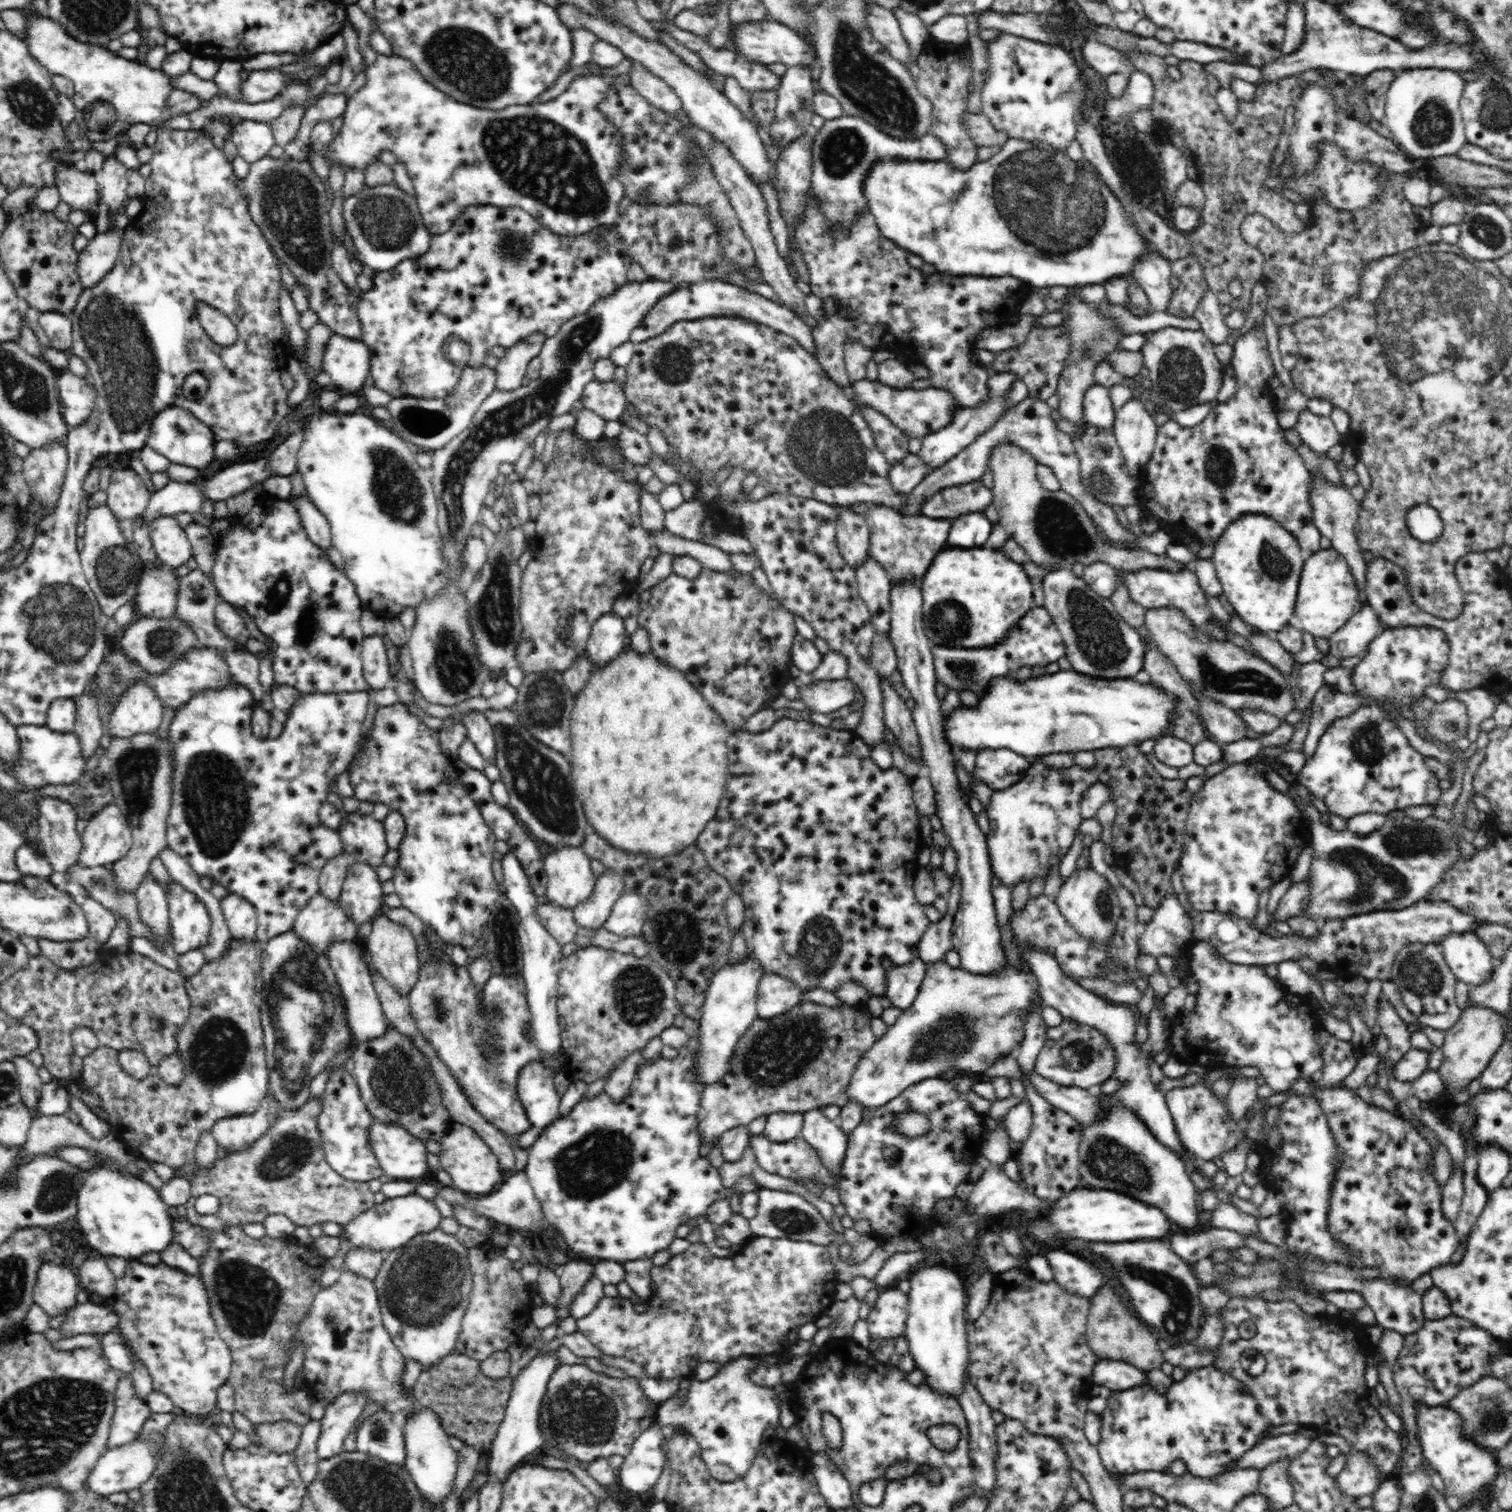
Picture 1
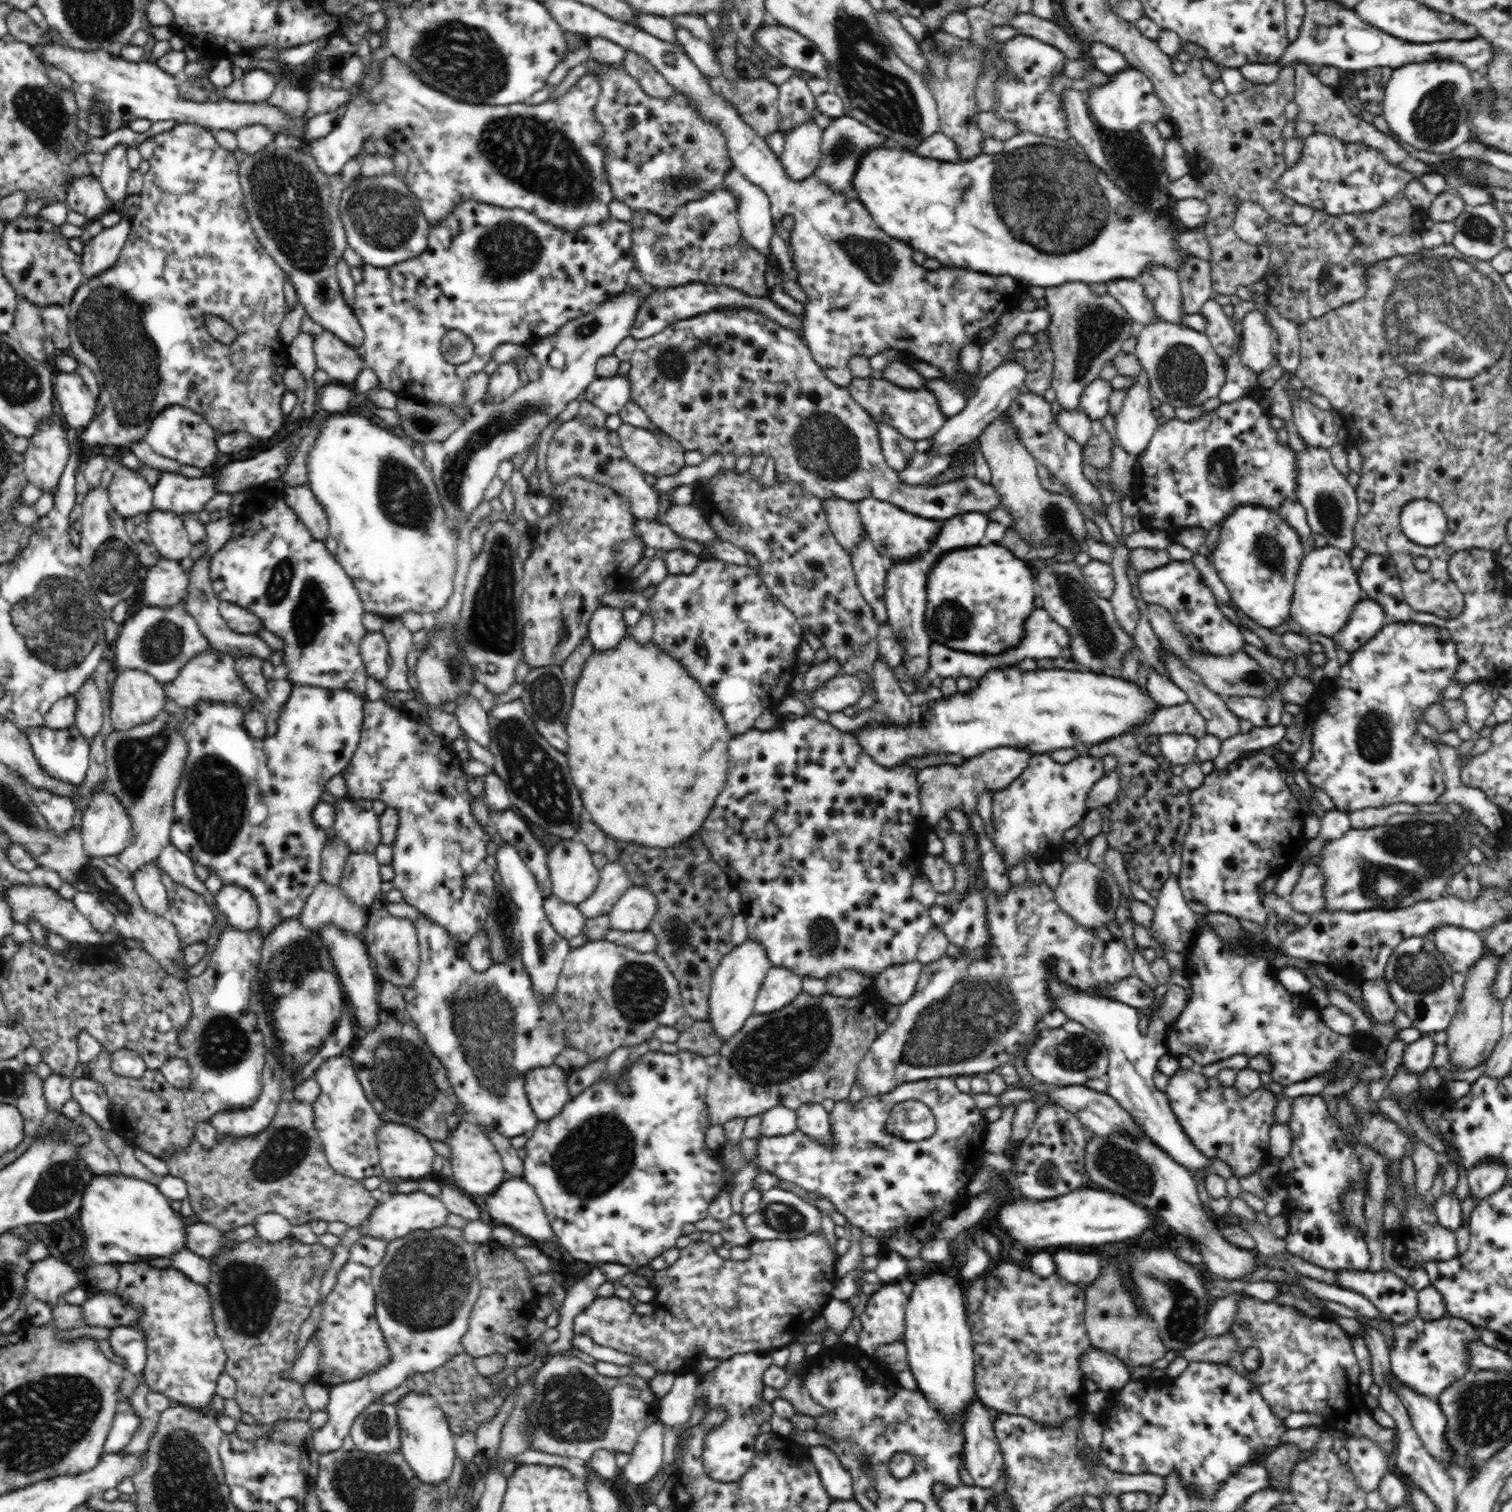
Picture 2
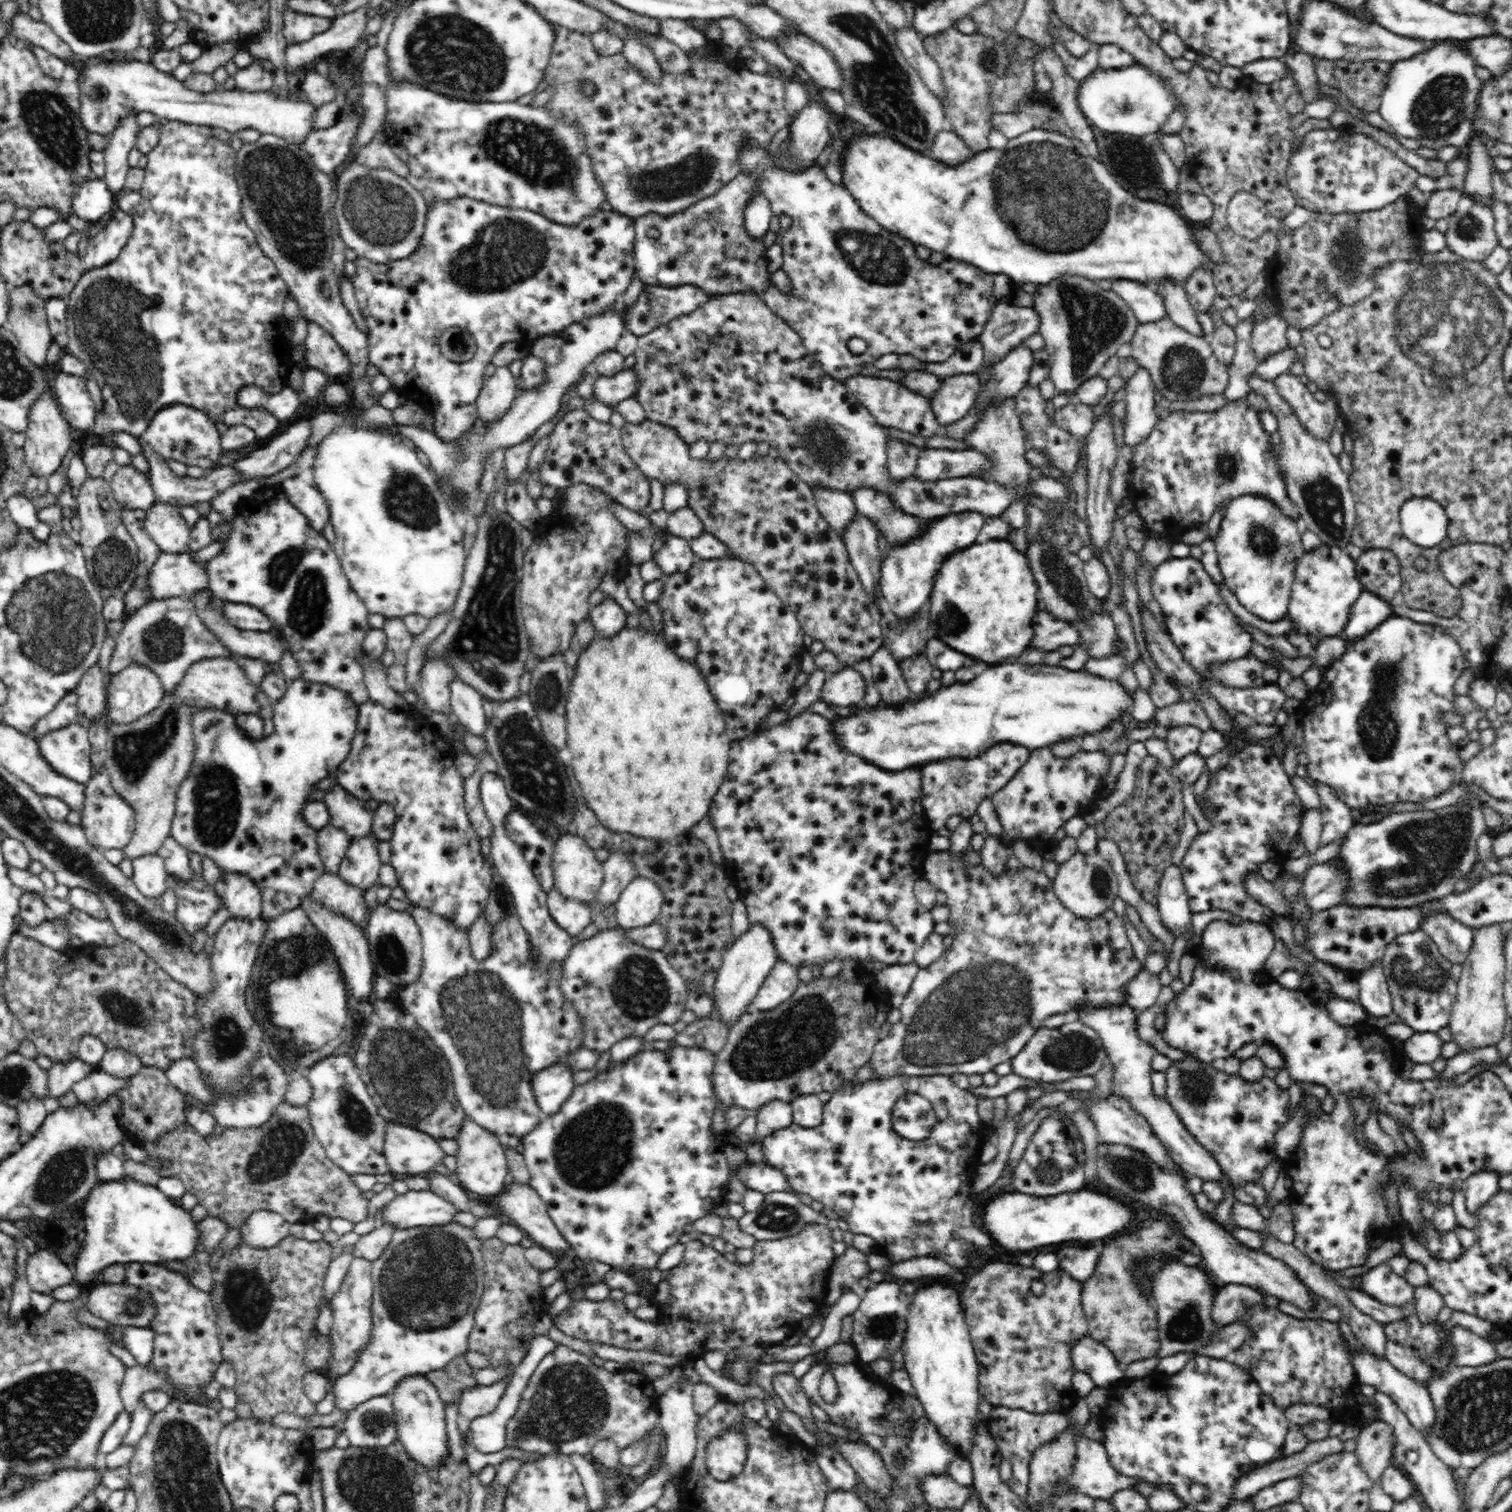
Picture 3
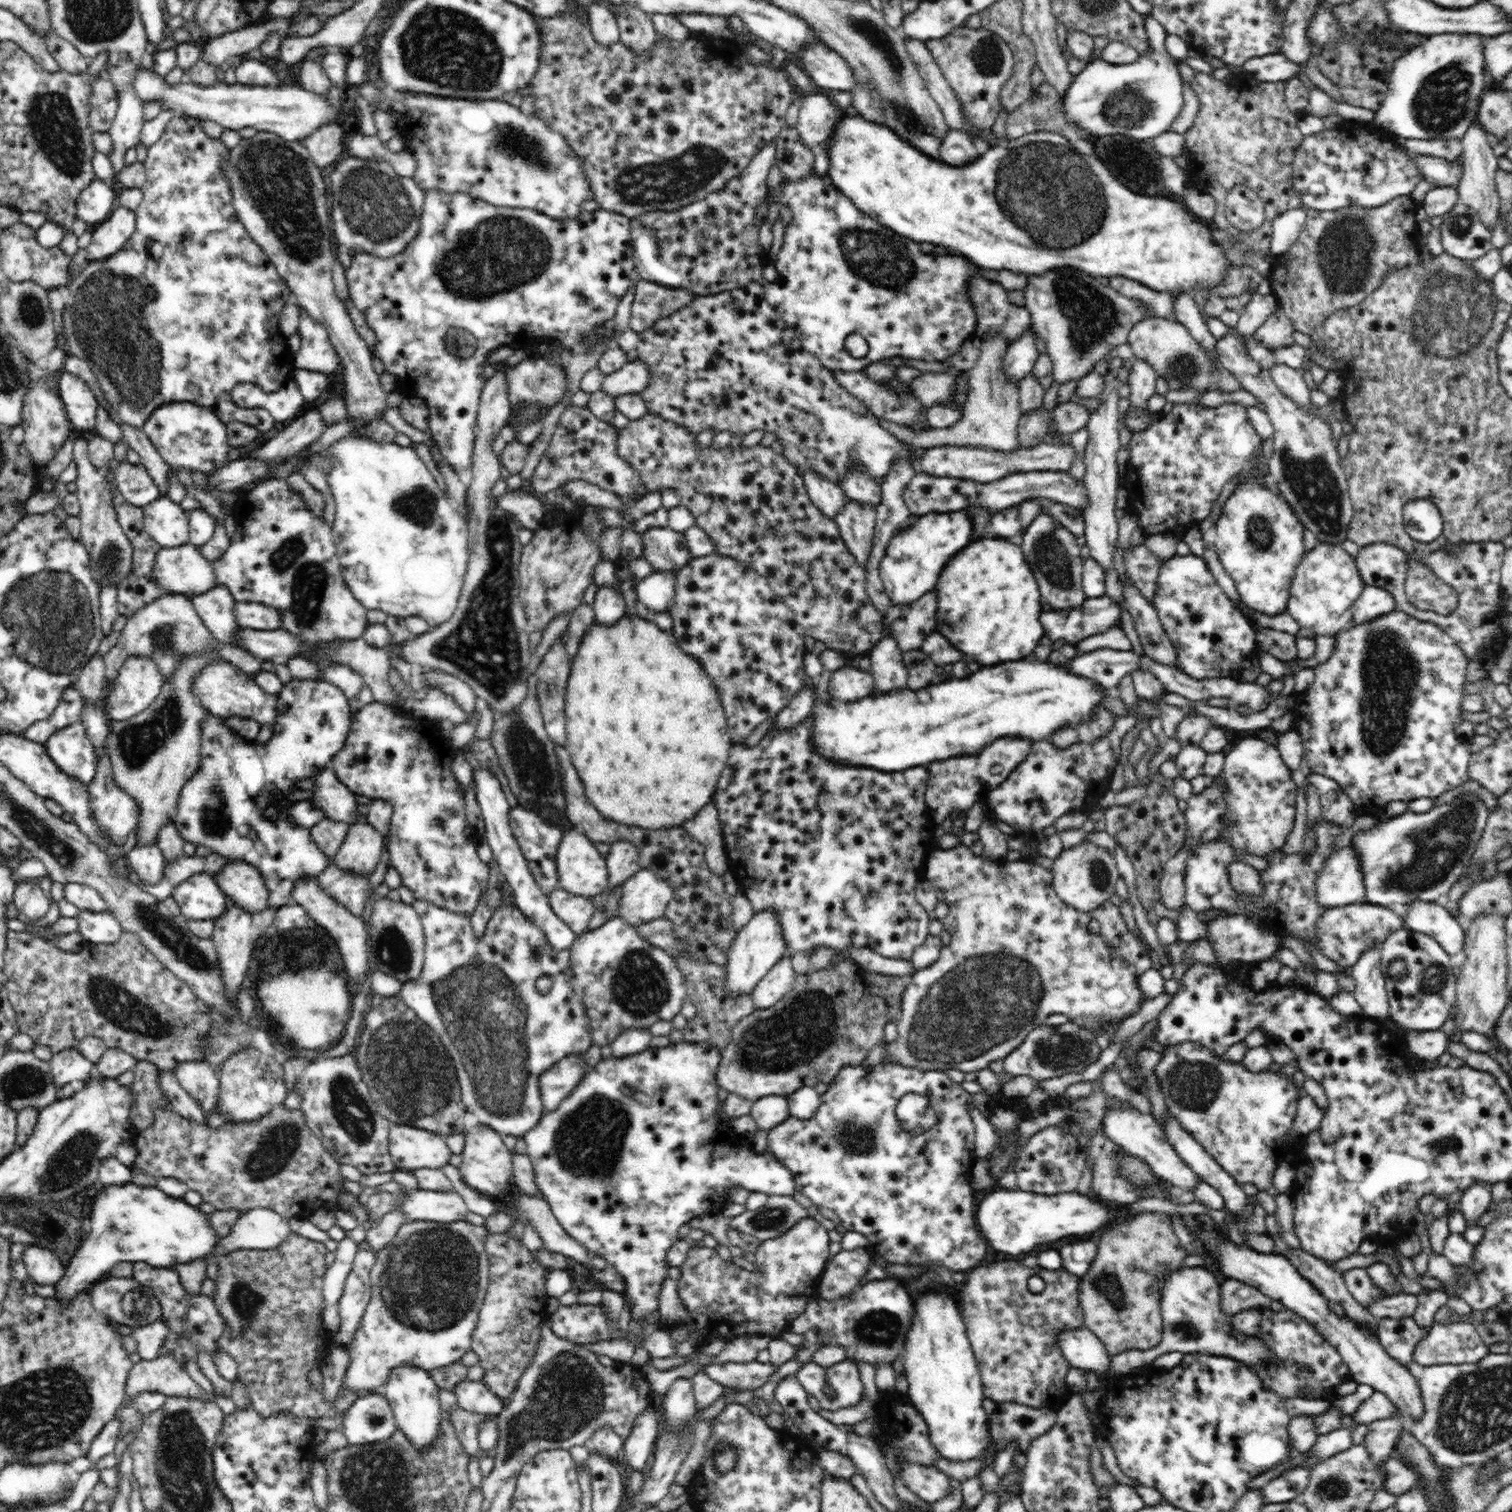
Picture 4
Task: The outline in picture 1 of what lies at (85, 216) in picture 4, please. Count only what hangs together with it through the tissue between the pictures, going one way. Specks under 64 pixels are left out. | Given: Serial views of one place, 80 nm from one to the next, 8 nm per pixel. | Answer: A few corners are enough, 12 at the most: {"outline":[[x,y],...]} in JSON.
{"outline":[[62,162],[56,188],[73,210],[96,214],[97,175]]}

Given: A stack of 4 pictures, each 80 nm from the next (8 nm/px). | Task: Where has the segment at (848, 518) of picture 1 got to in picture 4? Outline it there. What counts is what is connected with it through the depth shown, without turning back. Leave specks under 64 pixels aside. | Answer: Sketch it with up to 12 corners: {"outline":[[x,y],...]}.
{"outline":[[798,470],[812,502],[830,521],[848,502],[844,489]]}

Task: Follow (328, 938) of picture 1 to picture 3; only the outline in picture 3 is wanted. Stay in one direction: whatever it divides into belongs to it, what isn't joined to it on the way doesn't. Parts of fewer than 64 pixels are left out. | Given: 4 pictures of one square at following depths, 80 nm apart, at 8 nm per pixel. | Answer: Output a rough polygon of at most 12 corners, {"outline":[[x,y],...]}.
{"outline":[[324,872],[311,896],[354,924],[366,923],[364,890]]}

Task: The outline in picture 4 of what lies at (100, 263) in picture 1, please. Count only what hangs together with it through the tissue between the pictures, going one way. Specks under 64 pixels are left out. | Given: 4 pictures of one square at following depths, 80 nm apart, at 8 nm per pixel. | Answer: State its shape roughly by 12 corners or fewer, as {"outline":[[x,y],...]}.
{"outline":[[117,204],[94,227],[86,259],[116,254],[131,237],[135,211]]}

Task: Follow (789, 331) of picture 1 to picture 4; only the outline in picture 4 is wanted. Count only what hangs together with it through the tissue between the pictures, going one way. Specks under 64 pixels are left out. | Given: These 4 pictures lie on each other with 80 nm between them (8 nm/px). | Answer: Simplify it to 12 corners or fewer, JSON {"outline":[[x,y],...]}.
{"outline":[[634,277],[629,328],[641,333],[696,295]]}

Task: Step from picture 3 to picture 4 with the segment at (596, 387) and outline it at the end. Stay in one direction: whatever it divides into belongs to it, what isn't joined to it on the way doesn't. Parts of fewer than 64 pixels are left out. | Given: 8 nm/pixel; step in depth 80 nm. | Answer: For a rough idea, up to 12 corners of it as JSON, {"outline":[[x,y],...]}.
{"outline":[[636,358],[606,375],[600,389],[616,399],[641,393],[650,379]]}

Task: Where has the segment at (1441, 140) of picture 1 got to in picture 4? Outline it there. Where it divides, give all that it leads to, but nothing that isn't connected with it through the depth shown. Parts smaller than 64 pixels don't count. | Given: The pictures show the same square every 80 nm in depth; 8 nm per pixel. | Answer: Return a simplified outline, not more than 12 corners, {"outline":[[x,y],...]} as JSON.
{"outline":[[1434,34],[1394,62],[1375,123],[1461,140],[1488,66],[1481,34]]}

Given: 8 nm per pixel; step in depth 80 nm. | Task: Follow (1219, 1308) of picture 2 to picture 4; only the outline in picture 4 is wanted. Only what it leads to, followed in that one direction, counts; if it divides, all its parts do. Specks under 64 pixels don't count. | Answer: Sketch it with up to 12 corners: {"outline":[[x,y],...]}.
{"outline":[[1242,1280],[1221,1285],[1221,1311],[1232,1317],[1273,1301]]}

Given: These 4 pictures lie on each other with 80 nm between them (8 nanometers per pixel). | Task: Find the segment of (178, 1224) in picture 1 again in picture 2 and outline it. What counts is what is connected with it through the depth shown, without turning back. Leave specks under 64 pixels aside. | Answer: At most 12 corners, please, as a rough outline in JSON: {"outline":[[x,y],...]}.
{"outline":[[205,1222],[188,1223],[185,1246],[210,1258],[223,1233]]}

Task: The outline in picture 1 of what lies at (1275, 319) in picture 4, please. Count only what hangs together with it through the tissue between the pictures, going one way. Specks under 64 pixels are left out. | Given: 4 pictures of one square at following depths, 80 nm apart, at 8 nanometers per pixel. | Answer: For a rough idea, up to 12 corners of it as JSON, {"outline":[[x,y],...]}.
{"outline":[[1262,326],[1198,426],[1159,424],[1156,520],[1216,544],[1263,514],[1319,552],[1312,475],[1284,437]]}

